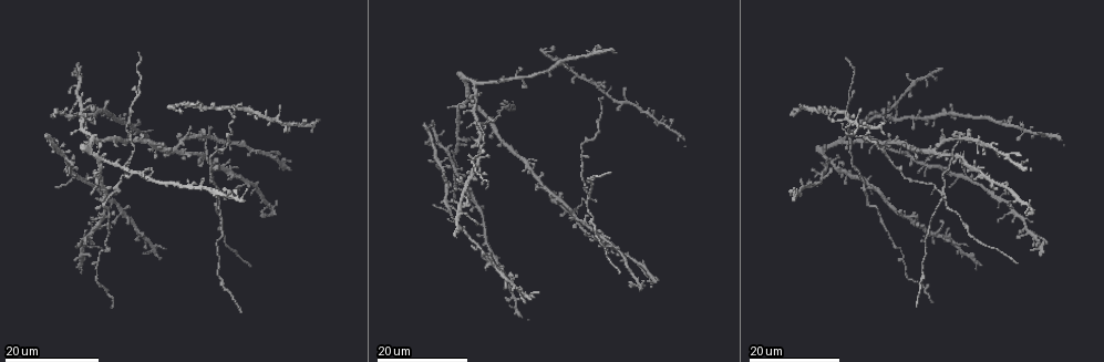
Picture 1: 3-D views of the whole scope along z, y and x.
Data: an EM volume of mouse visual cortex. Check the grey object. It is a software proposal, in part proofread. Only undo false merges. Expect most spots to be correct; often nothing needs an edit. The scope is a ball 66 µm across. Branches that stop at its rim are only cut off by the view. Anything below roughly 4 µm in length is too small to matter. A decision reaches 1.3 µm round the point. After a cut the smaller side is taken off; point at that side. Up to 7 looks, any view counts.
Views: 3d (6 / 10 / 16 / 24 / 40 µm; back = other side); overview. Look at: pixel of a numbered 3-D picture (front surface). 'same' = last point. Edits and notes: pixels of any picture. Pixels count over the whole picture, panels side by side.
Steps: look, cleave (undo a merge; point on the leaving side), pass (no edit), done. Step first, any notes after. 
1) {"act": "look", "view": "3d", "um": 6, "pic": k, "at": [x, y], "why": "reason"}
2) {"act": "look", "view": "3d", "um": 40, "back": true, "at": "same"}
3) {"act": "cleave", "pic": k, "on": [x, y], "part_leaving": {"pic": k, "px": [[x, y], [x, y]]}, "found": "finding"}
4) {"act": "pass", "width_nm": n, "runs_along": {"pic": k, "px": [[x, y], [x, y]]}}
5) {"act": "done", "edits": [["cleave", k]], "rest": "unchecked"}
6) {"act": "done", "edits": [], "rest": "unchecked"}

{"act": "look", "view": "3d", "um": 24, "pic": 1, "at": [960, 138], "why": "four or more arms meet"}

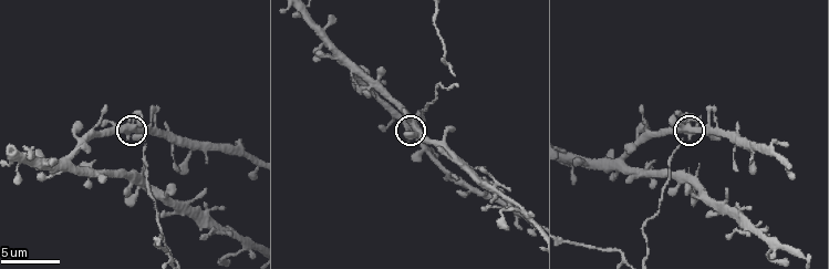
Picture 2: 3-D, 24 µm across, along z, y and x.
{"act": "look", "view": "3d", "um": 10, "pic": 2, "at": [135, 129], "why": "closer look"}

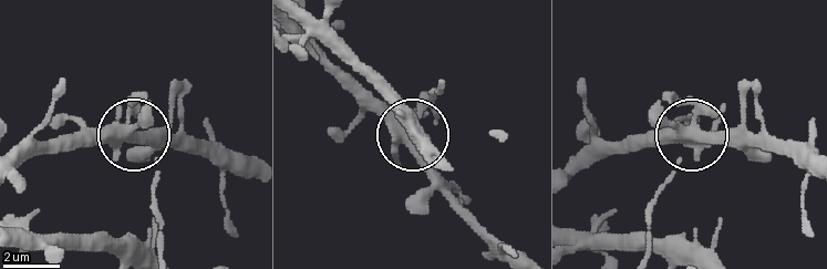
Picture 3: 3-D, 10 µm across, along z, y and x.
{"act": "pass", "found": "all the same neuron"}

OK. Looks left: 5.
{"act": "look", "view": "3d", "um": 24, "pic": 1, "at": [459, 210], "why": "thin arm on a thick one"}

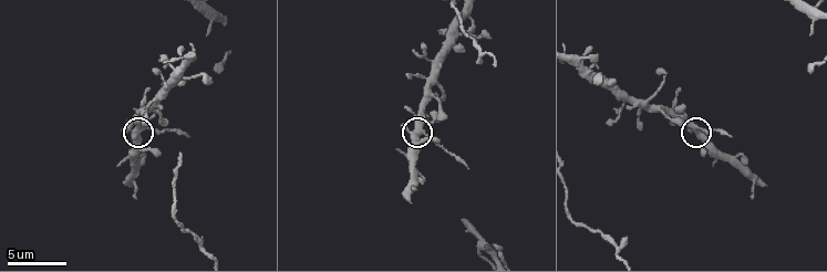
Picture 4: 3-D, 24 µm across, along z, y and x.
{"act": "look", "view": "3d", "um": 6, "pic": 4, "at": [697, 127]}

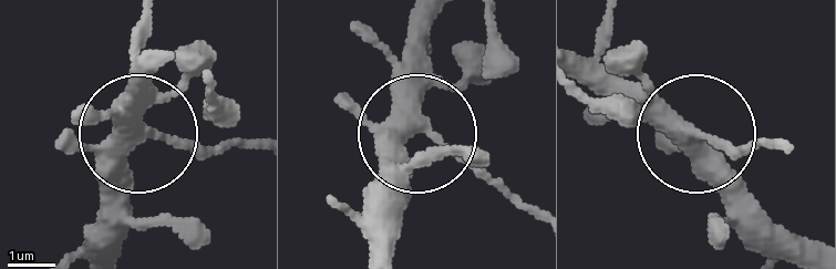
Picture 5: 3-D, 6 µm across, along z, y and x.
{"act": "pass", "side_arm_um": 5, "runs_along": {"pic": 5, "px": [[581, 58], [716, 144], [781, 144]]}, "found": "continuous, no second neuron"}

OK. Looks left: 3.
{"act": "look", "view": "3d", "um": 24, "pic": 1, "at": [111, 193], "why": "two arms in line, one across"}

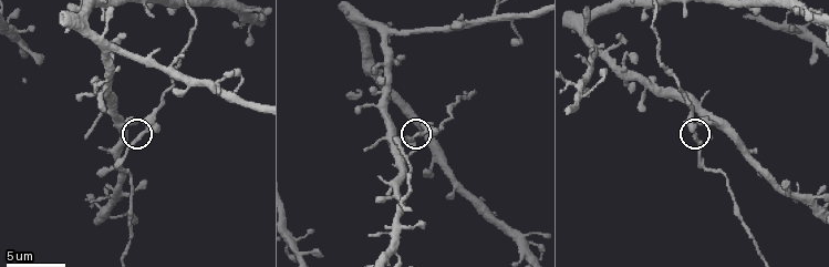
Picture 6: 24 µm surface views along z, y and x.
{"act": "look", "view": "3d", "um": 6, "pic": 6, "at": [696, 133]}

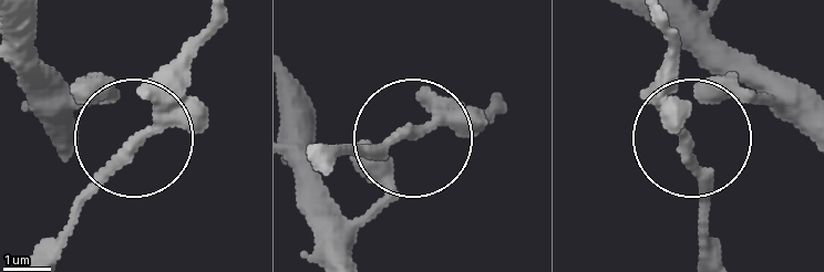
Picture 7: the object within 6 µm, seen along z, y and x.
{"act": "look", "view": "3d", "um": 6, "back": true, "pic": 7, "at": [687, 147]}

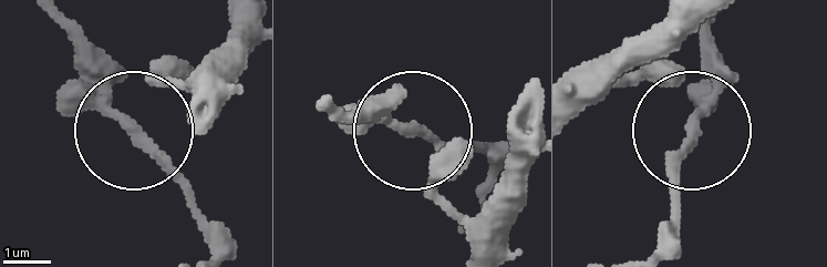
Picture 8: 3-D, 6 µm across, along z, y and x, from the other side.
{"act": "pass", "width_nm": 190, "found": "continuous, no second neuron"}

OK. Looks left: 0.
{"act": "done", "edits": [], "rest": "unchecked"}

